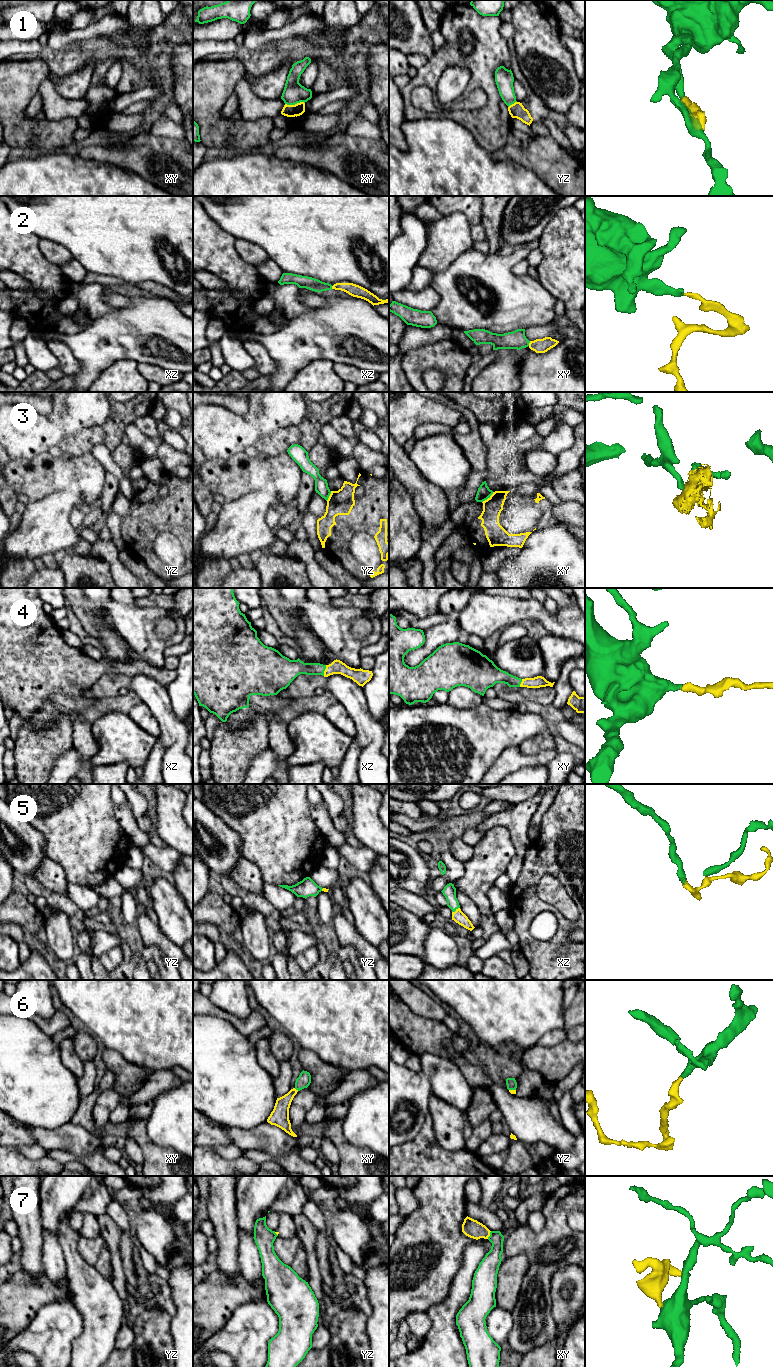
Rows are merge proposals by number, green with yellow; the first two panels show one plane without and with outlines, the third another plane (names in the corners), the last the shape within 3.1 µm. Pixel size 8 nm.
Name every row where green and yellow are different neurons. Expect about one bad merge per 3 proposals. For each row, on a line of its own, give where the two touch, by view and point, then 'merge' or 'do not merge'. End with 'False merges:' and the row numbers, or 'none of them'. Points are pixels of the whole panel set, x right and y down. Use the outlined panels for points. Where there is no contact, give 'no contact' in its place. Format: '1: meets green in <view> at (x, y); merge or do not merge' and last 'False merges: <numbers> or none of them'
1: meets green in xy at (294, 104); do not merge
2: meets green in xy at (529, 342); merge
3: meets green in xy at (487, 498); do not merge
4: meets green in xz at (324, 670); merge
5: meets green in xz at (455, 910); merge
6: meets green in xy at (296, 1089); merge
7: meets green in xy at (490, 1235); do not merge
False merges: 1, 3, 7

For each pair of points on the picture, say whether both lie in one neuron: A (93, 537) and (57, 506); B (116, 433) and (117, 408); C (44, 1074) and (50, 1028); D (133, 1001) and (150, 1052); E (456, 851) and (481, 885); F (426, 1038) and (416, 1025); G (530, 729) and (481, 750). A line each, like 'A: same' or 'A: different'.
A: different
B: same
C: different
D: same
E: different
F: same
G: same

